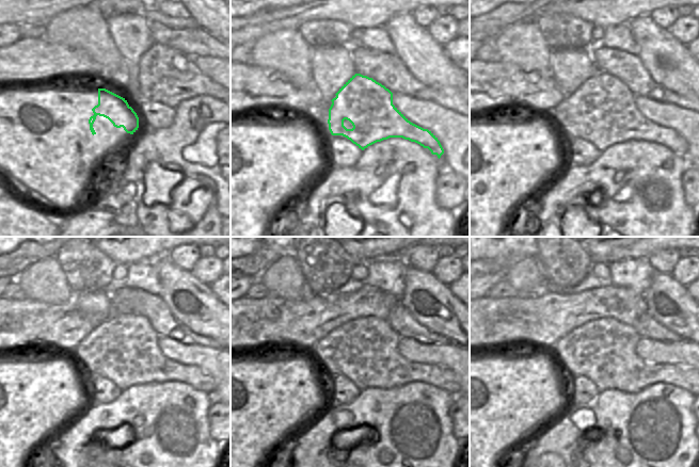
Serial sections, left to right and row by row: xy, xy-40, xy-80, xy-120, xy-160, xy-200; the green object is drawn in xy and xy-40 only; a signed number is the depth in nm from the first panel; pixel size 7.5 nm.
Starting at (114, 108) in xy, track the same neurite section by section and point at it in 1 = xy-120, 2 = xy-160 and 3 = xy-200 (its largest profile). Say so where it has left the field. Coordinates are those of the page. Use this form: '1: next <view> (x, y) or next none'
1: next xy-120 (124, 349)
2: next xy-160 (364, 350)
3: next xy-200 (604, 351)

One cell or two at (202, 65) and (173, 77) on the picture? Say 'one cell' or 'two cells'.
two cells

